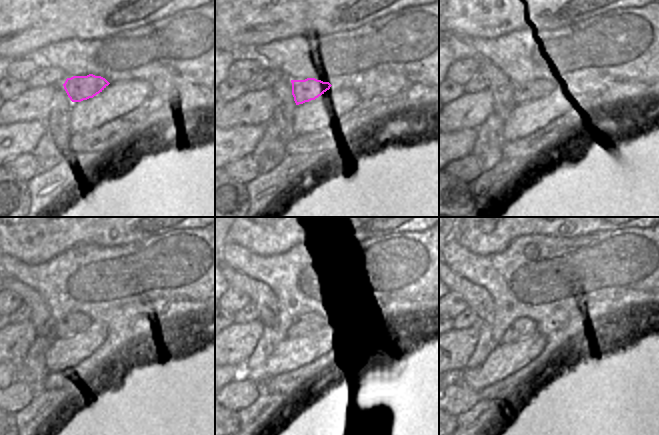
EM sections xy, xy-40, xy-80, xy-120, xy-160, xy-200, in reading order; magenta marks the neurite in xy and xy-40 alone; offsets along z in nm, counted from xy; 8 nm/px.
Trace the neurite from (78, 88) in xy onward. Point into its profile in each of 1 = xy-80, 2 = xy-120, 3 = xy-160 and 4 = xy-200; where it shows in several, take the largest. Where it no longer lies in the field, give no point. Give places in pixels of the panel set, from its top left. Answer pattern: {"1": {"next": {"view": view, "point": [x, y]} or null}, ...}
{"1": {"next": {"view": "xy-80", "point": [534, 89]}}, "2": {"next": {"view": "xy-120", "point": [74, 322]}}, "3": {"next": {"view": "xy-160", "point": [301, 325]}}, "4": {"next": {"view": "xy-200", "point": [522, 327]}}}

